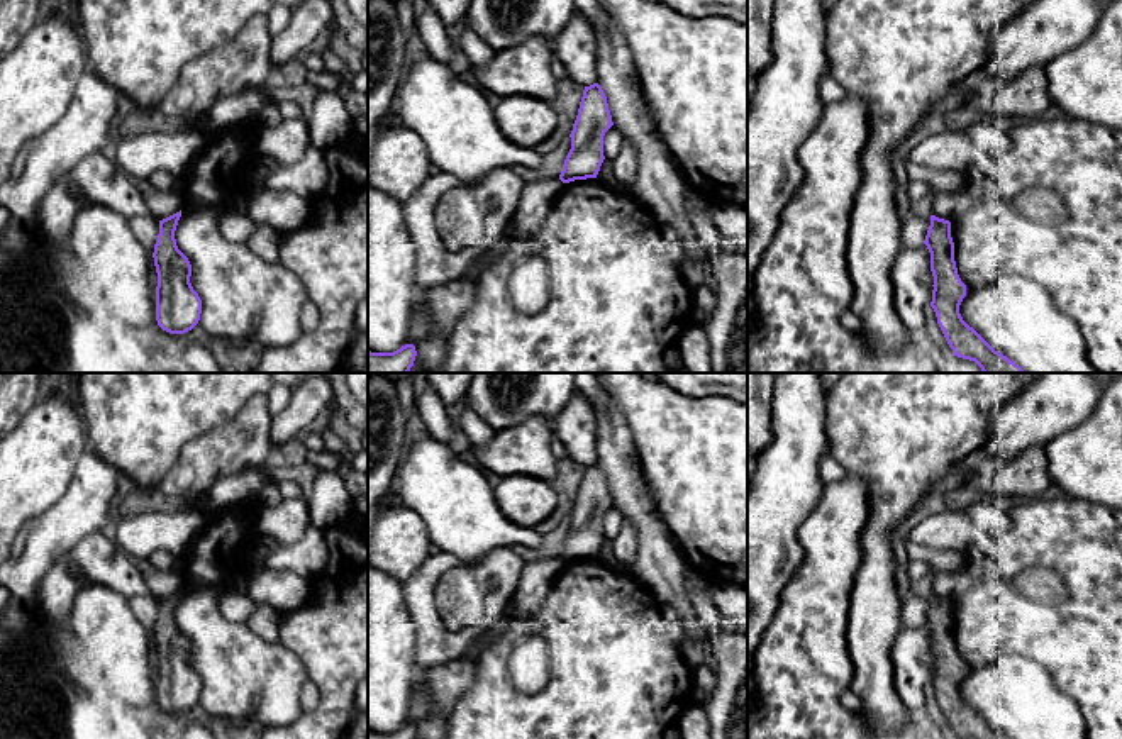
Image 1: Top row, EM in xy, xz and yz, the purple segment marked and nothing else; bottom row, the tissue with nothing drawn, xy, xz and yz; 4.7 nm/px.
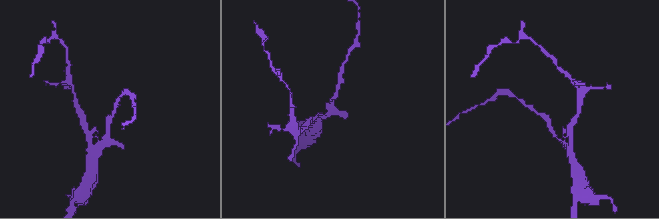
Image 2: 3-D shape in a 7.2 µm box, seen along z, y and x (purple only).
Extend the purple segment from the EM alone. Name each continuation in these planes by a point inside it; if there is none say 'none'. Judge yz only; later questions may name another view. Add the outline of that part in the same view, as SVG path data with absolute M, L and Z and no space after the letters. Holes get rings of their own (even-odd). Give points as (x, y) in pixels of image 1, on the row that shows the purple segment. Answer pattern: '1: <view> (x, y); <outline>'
none

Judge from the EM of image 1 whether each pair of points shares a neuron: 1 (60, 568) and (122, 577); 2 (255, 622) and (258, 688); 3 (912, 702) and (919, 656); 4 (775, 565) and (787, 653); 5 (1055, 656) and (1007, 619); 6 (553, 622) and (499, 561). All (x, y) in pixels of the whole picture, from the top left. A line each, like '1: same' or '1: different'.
1: same
2: different
3: same
4: different
5: same
6: different

